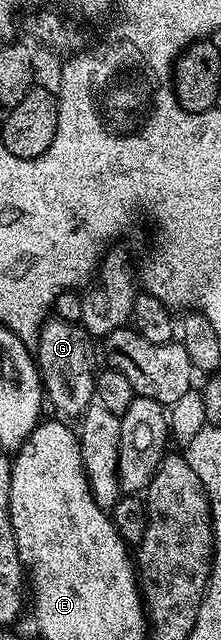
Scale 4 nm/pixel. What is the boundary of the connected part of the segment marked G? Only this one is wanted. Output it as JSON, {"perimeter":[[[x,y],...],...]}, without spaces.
{"perimeter":[[[50,318],[43,323],[38,329],[36,337],[36,361],[38,372],[42,379],[45,399],[55,408],[63,417],[74,416],[81,417],[82,411],[88,407],[95,399],[94,394],[94,377],[96,375],[96,367],[94,368],[94,352],[96,356],[96,344],[89,332],[87,332],[78,322],[69,320],[59,320]]]}

